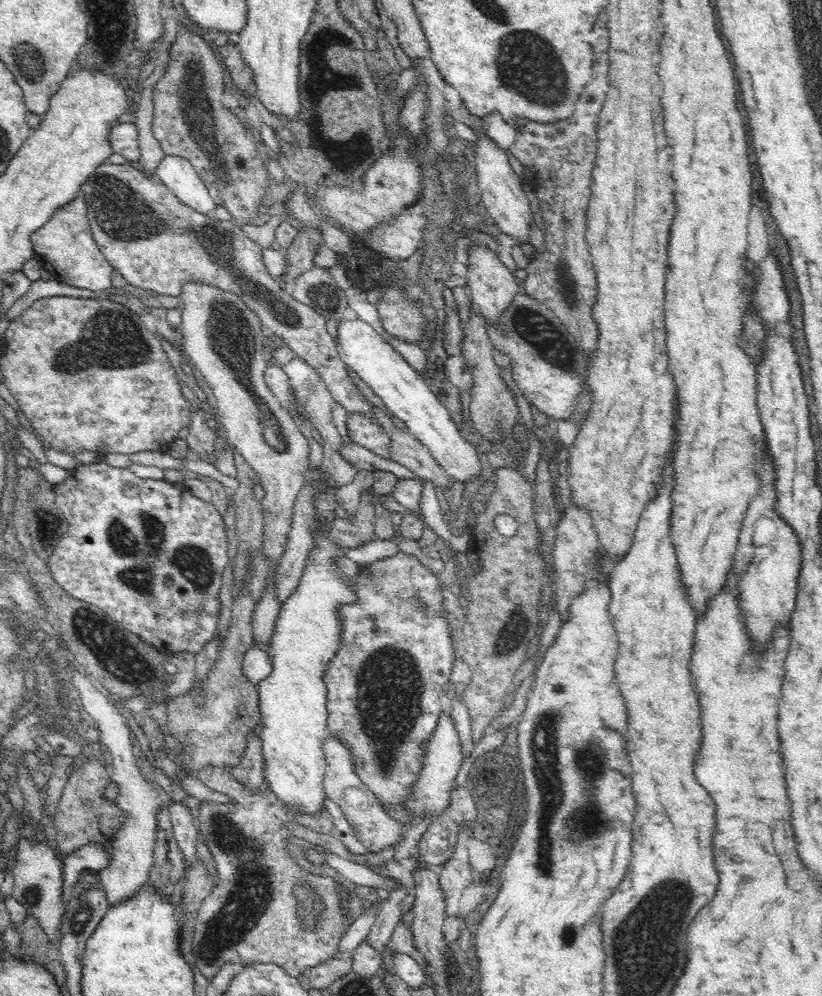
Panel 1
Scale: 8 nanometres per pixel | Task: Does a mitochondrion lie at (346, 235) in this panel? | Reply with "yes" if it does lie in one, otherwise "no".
no

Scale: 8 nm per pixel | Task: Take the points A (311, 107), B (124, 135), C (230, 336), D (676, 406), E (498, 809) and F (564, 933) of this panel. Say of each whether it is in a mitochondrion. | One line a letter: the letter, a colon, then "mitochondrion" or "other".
A: other
B: other
C: mitochondrion
D: other
E: mitochondrion
F: mitochondrion

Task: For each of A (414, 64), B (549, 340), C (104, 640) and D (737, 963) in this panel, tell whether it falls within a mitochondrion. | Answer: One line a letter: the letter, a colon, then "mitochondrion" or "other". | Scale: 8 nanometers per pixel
A: other
B: mitochondrion
C: mitochondrion
D: other

